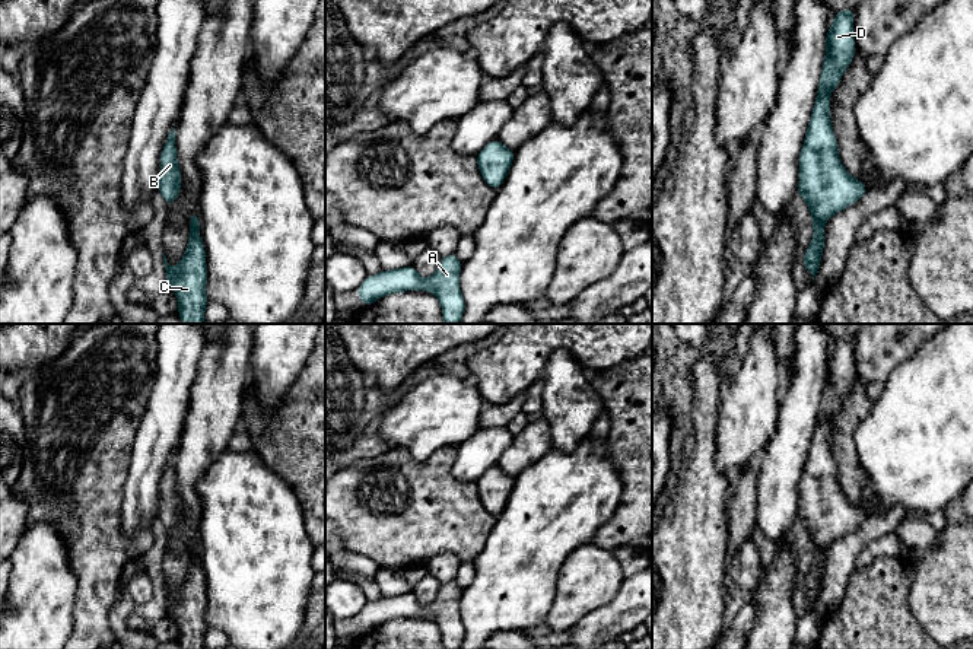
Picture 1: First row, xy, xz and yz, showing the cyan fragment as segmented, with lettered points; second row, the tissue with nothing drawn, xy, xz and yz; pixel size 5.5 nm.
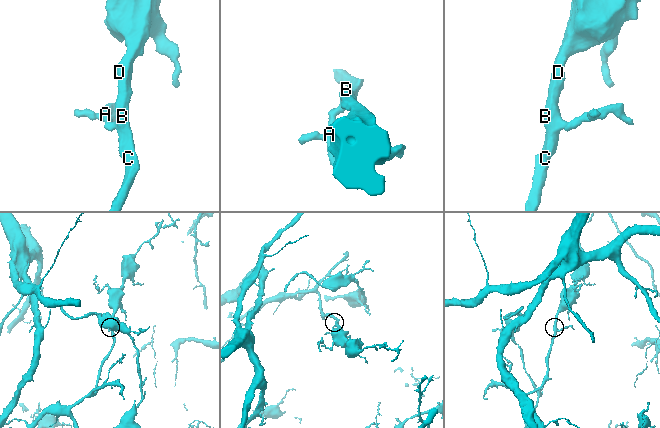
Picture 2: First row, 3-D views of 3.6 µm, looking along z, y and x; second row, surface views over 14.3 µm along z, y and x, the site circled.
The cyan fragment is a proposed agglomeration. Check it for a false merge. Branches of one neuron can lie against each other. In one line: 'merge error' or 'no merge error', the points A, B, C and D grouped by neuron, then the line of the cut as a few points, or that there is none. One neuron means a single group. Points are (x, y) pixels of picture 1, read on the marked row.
no merge error | A B C D | no cut

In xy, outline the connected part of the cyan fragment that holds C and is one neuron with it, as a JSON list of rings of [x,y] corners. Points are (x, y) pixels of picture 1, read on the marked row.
[[[198,211],[190,214],[190,239],[185,248],[182,260],[178,267],[174,268],[166,263],[166,255],[163,254],[163,264],[166,270],[166,284],[169,284],[179,302],[178,316],[184,324],[204,324],[204,311],[209,302],[206,295],[207,284],[207,267],[206,267],[206,249],[200,236],[200,219]]]

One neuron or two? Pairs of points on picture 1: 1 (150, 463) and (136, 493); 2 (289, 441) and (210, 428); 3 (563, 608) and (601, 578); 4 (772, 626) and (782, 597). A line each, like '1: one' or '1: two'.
1: one
2: two
3: one
4: one

